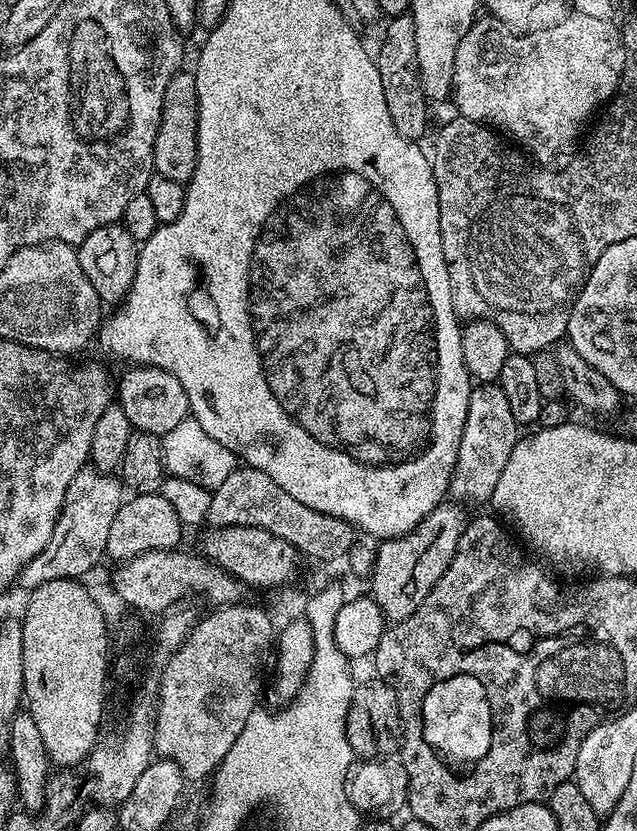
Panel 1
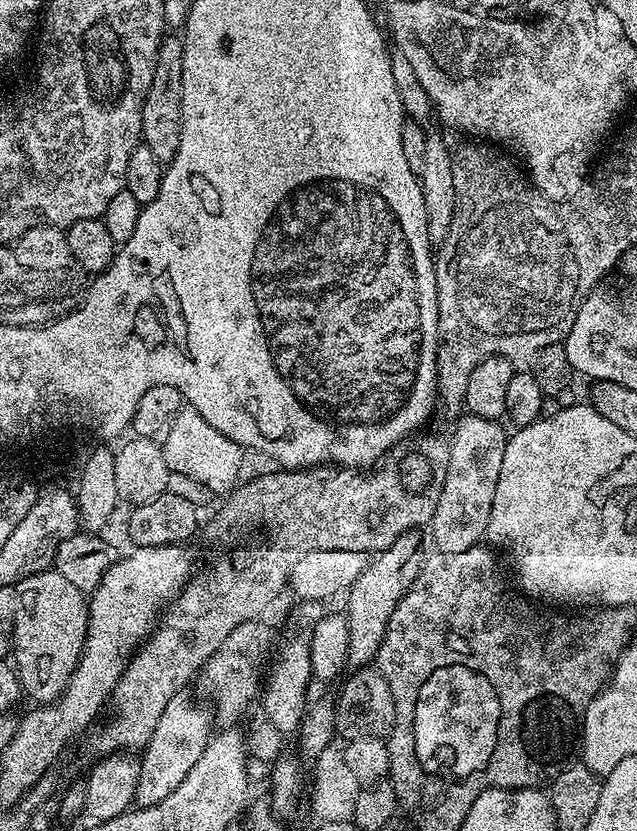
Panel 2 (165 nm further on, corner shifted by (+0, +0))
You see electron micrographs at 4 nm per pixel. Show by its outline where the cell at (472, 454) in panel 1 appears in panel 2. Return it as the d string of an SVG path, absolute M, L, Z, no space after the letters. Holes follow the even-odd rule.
M471 414L464 416L454 432L454 438L449 441L451 454L446 482L428 526L432 530L433 547L444 553L462 553L475 547L485 537L507 444L507 431L504 432L499 421Z

